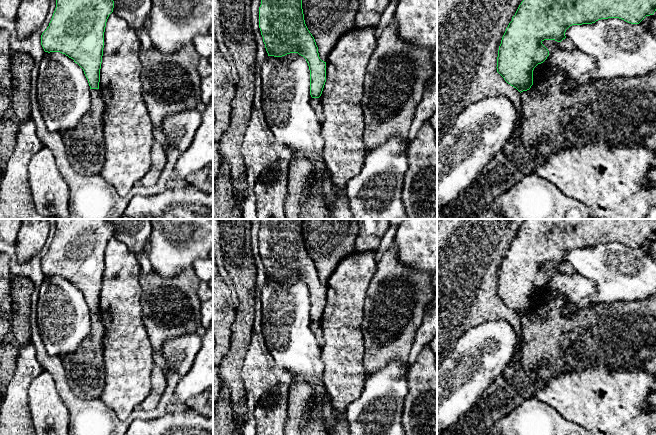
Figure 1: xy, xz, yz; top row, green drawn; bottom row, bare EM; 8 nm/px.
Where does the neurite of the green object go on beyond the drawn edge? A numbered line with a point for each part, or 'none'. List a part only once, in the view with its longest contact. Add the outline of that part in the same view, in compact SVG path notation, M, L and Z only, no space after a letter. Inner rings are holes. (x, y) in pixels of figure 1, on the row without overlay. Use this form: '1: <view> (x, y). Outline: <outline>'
none

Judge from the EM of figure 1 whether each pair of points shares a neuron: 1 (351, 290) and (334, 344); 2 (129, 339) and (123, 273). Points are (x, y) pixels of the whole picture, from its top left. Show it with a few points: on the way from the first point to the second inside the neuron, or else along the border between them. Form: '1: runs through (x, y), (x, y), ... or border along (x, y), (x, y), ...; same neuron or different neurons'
1: runs through (345, 303), (342, 331); same neuron
2: runs through (123, 323), (123, 289); same neuron

